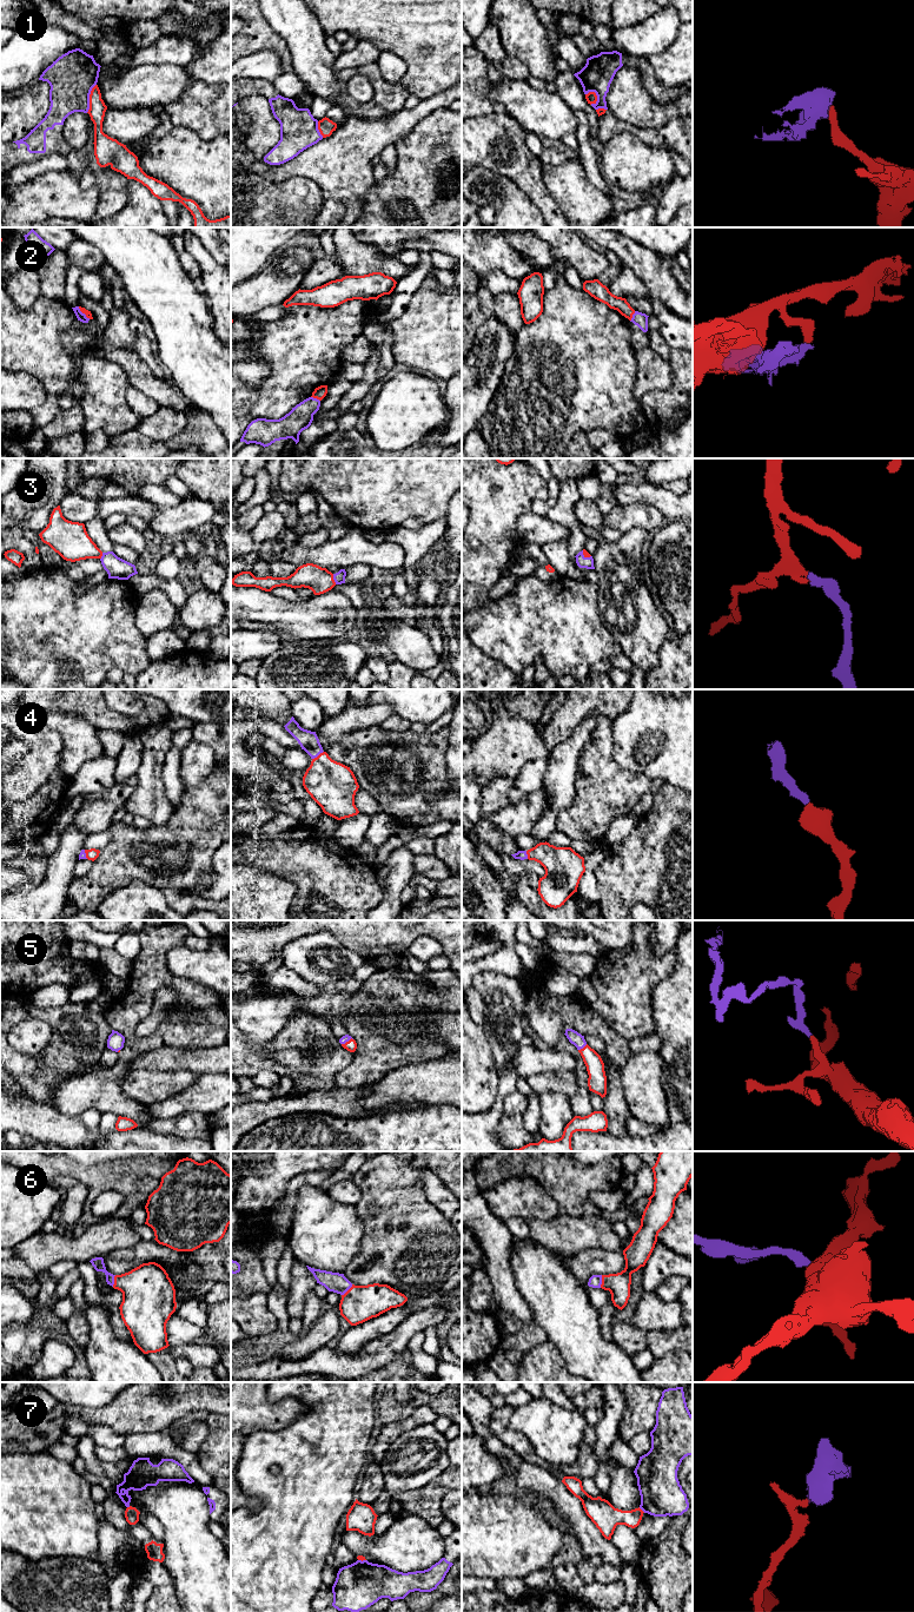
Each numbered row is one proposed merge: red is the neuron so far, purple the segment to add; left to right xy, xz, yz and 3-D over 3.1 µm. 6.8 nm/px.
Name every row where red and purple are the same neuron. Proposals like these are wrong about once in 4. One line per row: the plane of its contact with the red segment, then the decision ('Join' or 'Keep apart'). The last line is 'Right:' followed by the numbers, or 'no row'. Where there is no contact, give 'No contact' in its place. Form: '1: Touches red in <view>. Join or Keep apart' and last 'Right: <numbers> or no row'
1: Touches red in xy. Keep apart
2: Touches red in yz. Keep apart
3: Touches red in xz. Join
4: Touches red in xz. Join
5: Touches red in yz. Join
6: Touches red in yz. Join
7: Touches red in yz. Keep apart
Right: 3, 4, 5, 6

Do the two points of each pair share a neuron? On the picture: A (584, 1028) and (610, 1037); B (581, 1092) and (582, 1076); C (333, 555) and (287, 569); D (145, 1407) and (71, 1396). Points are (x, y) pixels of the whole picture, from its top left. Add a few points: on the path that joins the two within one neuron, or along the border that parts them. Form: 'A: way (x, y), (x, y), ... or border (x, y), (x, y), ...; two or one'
A: way (590, 1028), (600, 1028), (604, 1032); one
B: way (582, 1089), (582, 1079); one
C: border (280, 560), (291, 563), (296, 568); two
D: border (119, 1394), (108, 1404), (83, 1408); two

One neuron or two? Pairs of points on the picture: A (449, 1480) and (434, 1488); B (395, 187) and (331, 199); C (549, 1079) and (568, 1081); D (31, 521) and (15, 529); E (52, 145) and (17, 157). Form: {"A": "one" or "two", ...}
{"A": "one", "B": "two", "C": "one", "D": "one", "E": "one"}

